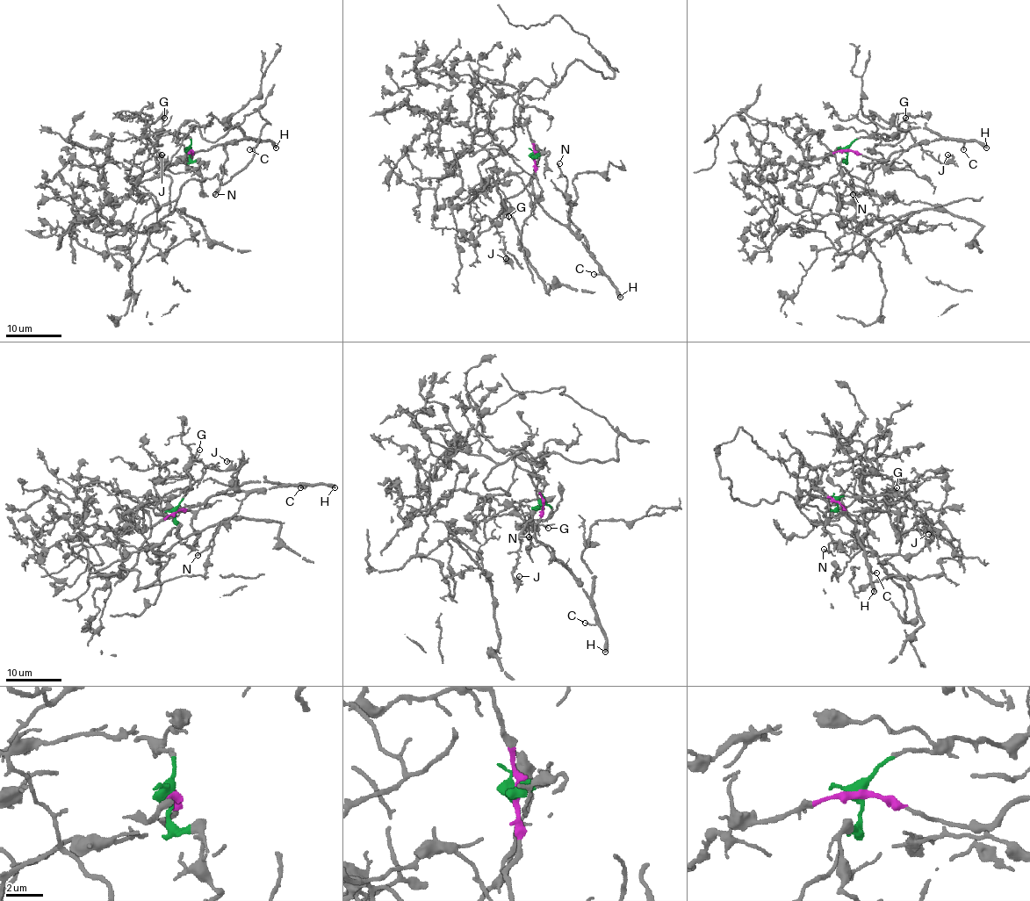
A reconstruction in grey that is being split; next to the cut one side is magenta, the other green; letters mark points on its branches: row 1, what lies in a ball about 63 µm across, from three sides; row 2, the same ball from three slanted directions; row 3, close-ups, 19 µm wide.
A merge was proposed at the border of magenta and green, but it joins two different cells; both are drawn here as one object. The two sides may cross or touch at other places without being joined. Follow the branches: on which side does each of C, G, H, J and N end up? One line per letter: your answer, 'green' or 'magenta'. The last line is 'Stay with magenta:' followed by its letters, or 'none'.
C: magenta
G: green
H: magenta
J: green
N: magenta
Stay with magenta: C, H, N

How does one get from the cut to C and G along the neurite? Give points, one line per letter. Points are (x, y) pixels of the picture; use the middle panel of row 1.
C: (534, 157), (534, 198), (581, 241), (598, 265), (601, 275), (594, 273)
G: (534, 157), (535, 167), (529, 183), (508, 197), (504, 204), (508, 216)

